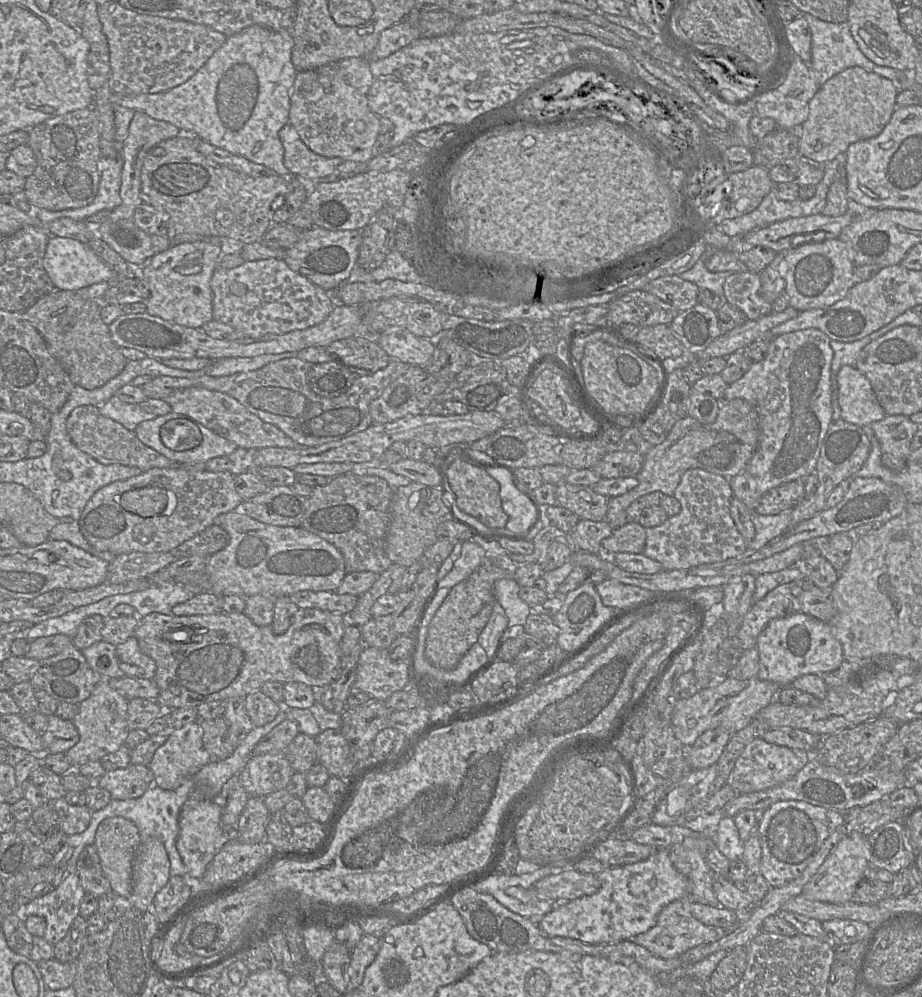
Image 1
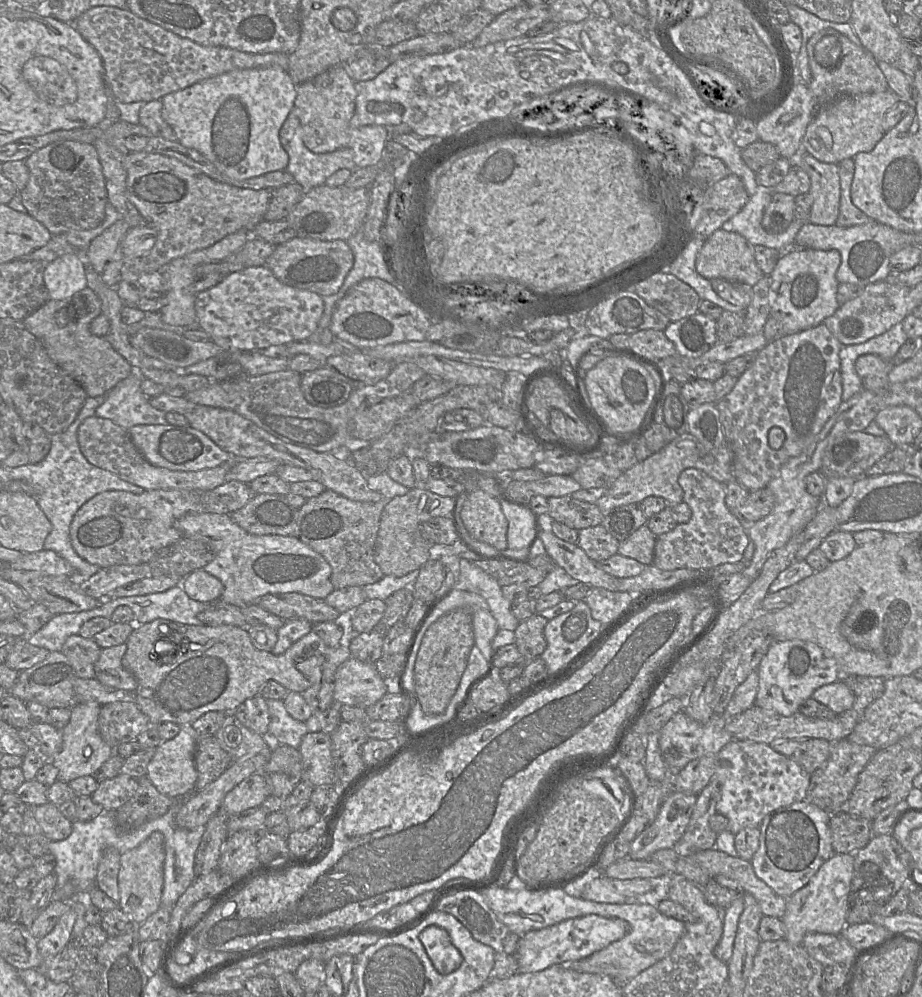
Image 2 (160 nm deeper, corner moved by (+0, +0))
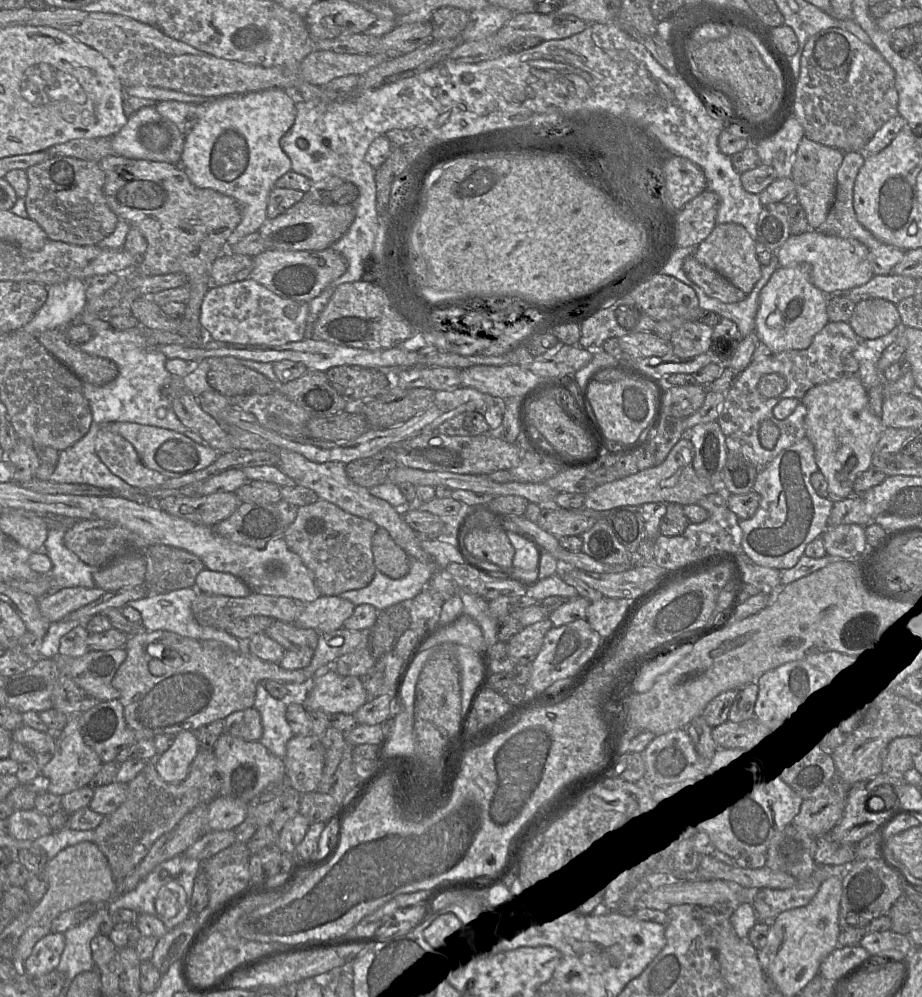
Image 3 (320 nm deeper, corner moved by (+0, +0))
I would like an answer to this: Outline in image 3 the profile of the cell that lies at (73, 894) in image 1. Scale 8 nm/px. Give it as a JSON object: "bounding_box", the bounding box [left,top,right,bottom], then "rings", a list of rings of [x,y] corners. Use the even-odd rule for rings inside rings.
{"bounding_box":[24,933,65,979],"rings":[[[50,933],[40,939],[24,963],[25,974],[33,979],[55,970],[65,948],[64,933]]]}

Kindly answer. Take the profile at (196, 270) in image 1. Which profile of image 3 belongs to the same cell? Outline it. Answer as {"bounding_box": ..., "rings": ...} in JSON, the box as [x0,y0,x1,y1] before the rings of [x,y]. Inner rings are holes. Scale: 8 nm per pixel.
{"bounding_box":[180,88,296,241],"rings":[[[268,88],[239,95],[217,97],[198,105],[196,124],[185,135],[180,166],[199,188],[209,188],[235,199],[241,206],[242,219],[232,232],[231,241],[258,231],[267,220],[267,203],[276,181],[291,170],[291,160],[280,147],[280,139],[295,121],[296,97],[293,90]]]}

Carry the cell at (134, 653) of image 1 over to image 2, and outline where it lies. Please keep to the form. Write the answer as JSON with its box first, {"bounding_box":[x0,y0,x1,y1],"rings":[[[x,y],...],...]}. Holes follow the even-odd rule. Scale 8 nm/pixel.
{"bounding_box":[95,643,137,693],"rings":[[[126,643],[101,648],[100,656],[95,663],[95,678],[105,686],[134,693],[137,680],[122,665],[126,650]]]}

